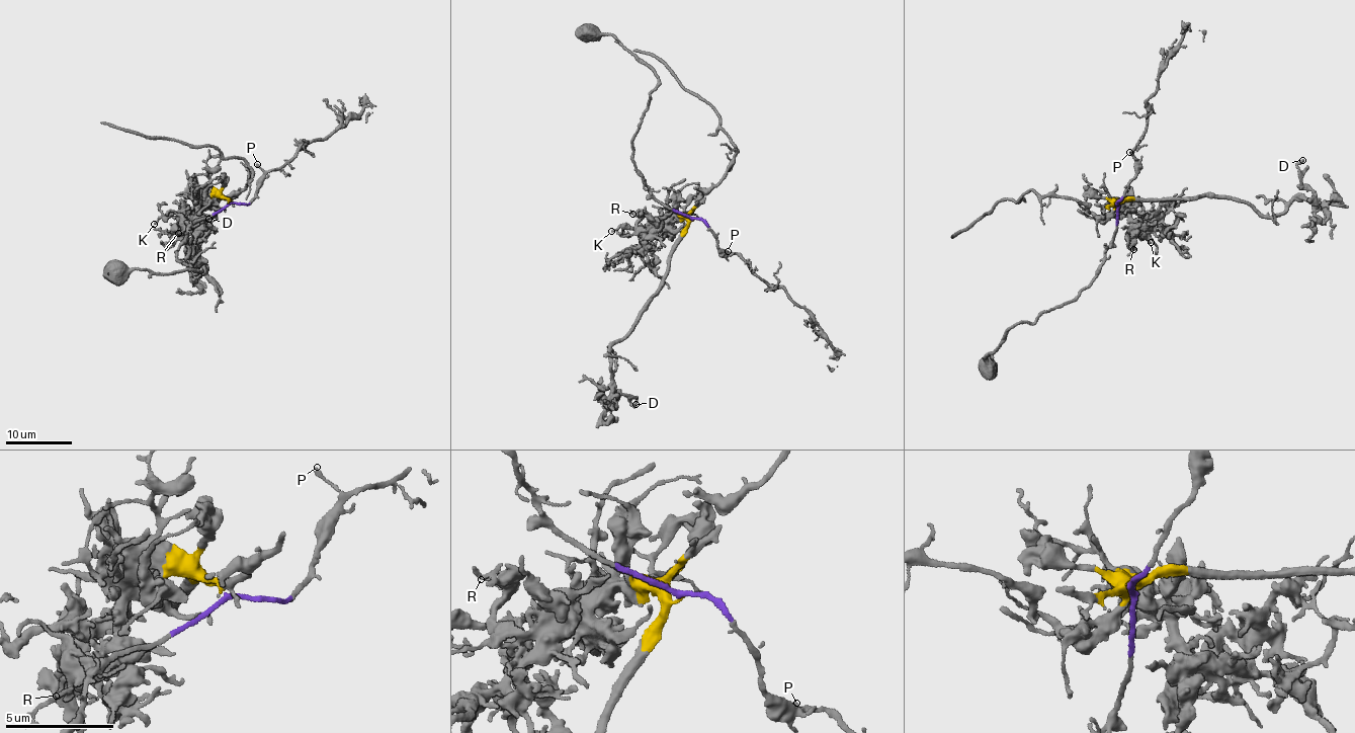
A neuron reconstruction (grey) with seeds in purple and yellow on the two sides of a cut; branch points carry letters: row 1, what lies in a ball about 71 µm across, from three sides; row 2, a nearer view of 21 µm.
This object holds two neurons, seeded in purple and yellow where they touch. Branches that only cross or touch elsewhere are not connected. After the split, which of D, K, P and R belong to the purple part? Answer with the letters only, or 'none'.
P

